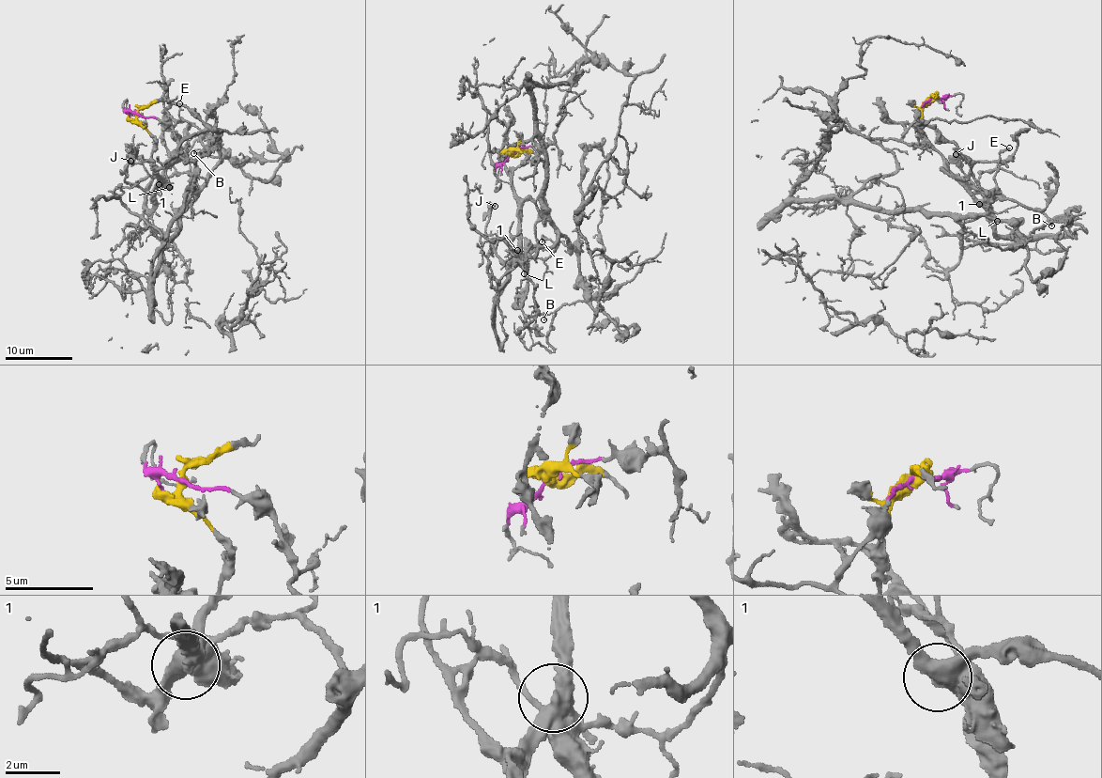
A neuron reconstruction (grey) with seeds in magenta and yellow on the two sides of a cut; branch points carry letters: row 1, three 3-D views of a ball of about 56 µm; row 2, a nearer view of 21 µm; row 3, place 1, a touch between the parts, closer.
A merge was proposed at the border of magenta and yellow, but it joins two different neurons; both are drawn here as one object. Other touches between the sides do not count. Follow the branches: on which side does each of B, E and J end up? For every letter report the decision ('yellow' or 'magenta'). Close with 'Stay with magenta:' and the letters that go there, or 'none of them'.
B: magenta
E: magenta
J: yellow
Stay with magenta: B, E

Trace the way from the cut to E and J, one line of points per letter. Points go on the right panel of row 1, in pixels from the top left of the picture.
E: (933, 99), (898, 139), (832, 128), (829, 147), (792, 196), (973, 215), (986, 212), (1000, 155), (1010, 147)
J: (933, 100), (923, 108), (919, 144), (936, 148), (952, 173), (987, 210), (987, 206), (956, 153)

